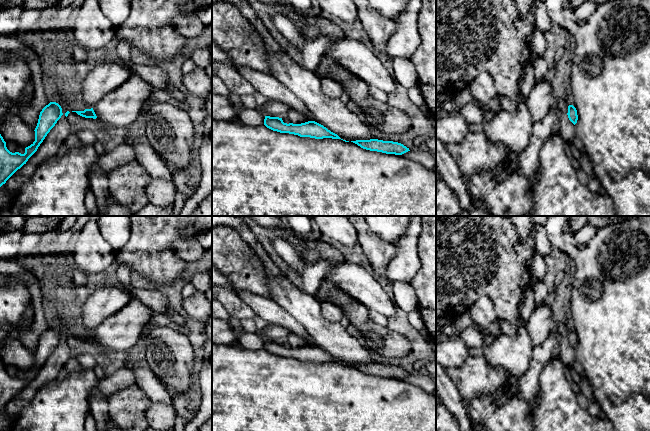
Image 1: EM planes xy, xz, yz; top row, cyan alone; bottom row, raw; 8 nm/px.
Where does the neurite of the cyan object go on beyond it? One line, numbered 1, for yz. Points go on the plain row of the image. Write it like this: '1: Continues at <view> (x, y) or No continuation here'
1: No continuation here

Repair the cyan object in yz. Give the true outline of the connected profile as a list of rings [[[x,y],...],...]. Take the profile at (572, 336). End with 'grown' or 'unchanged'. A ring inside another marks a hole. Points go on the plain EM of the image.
[[[573,329],[568,330],[568,342],[575,349],[578,344],[577,334]]]; unchanged

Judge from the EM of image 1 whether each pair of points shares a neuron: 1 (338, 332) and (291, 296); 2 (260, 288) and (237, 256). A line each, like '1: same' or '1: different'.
1: same
2: same

